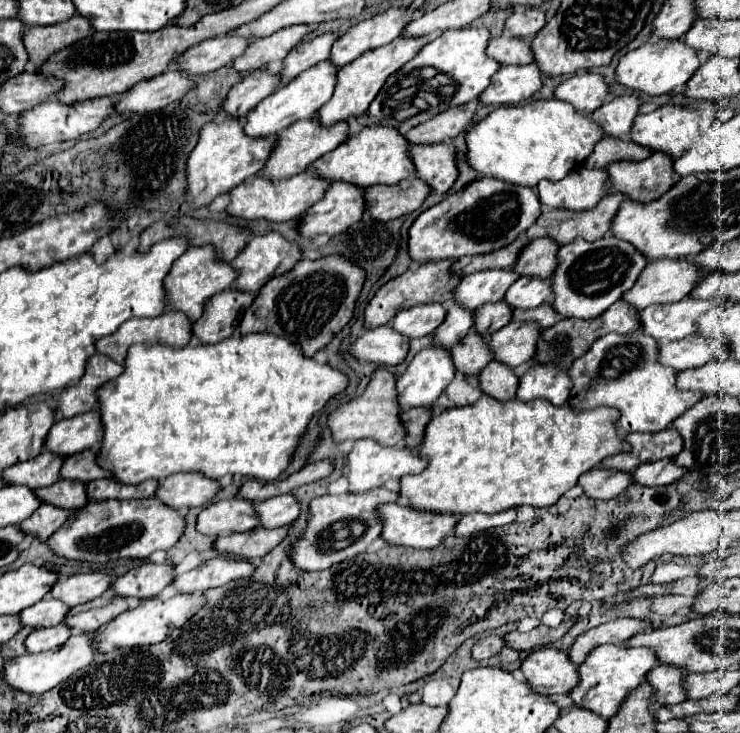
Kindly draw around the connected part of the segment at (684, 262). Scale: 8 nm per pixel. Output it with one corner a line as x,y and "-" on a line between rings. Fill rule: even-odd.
652,259
652,261
648,261
642,275
638,277
634,289
626,291
624,299
630,305
634,305
636,309
644,309
648,305
660,305
660,303
674,303
678,299
688,297
690,291
698,285
698,281
702,277
704,275
702,275
700,267
696,267
694,261
690,261
690,259

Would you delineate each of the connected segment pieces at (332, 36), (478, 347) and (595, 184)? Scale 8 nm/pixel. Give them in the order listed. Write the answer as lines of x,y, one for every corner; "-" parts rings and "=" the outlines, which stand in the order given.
326,31
320,37
308,39
304,43
300,43
298,47
292,49
292,53
284,59
284,65
280,69
280,77
284,83
292,81
296,75
300,75
302,71
306,71
308,67
316,65
318,61
324,61
330,57
330,47
334,45
334,41
338,39
338,33
=
474,329
462,339
462,343
452,347
456,369
464,375
478,375
494,357
490,355
490,347
484,337
=
578,167
570,171
562,181
550,183
548,179
542,179
538,183
538,195
540,203
552,207
552,209
592,209
600,203
600,199
610,189
610,177
606,169
586,169

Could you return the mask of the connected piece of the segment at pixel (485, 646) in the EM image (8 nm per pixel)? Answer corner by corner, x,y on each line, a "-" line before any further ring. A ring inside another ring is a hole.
488,635
484,639
480,639
474,649
472,649
472,657
476,661
482,661
482,659
490,659
492,655
498,655
500,649
504,647
504,639
498,637
498,635

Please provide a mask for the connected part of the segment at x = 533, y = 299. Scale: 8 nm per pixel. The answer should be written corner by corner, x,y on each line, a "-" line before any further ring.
520,277
514,287
506,293
506,303
514,309
534,309
546,301
550,301
554,291
550,291
550,279
538,277

